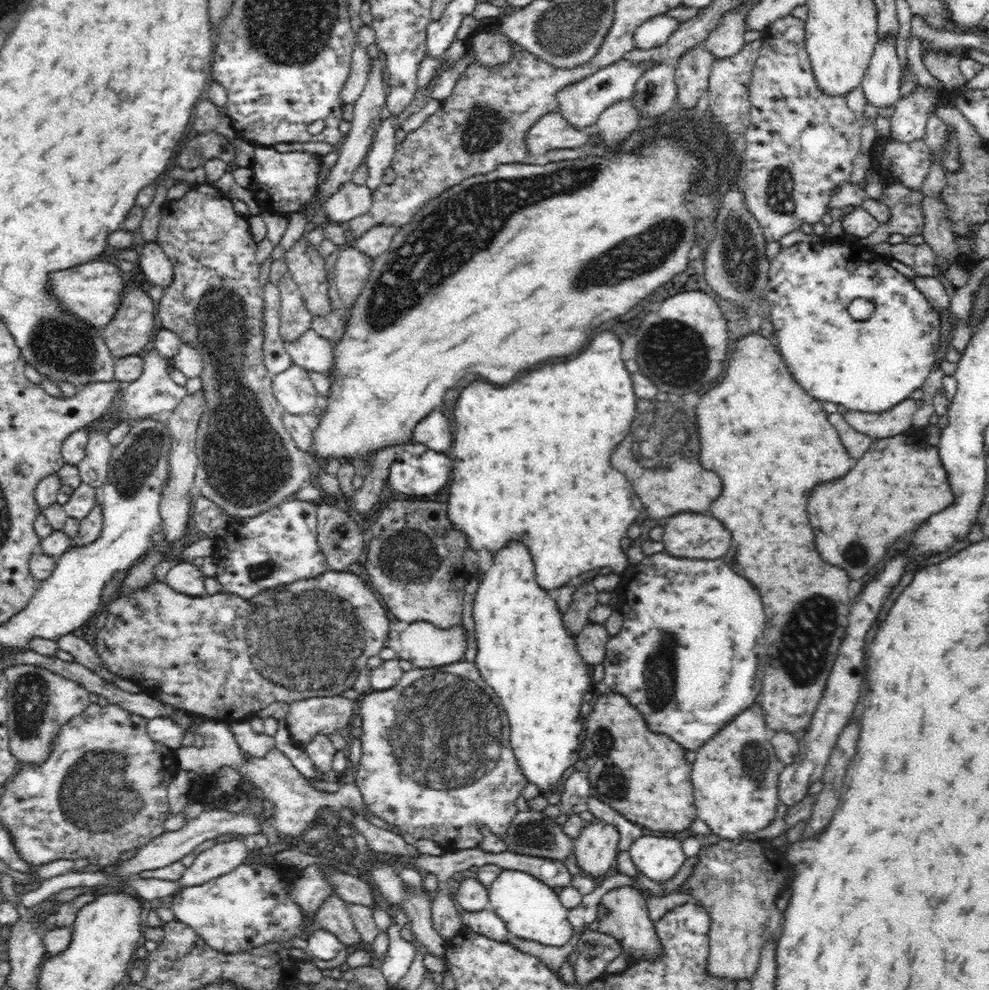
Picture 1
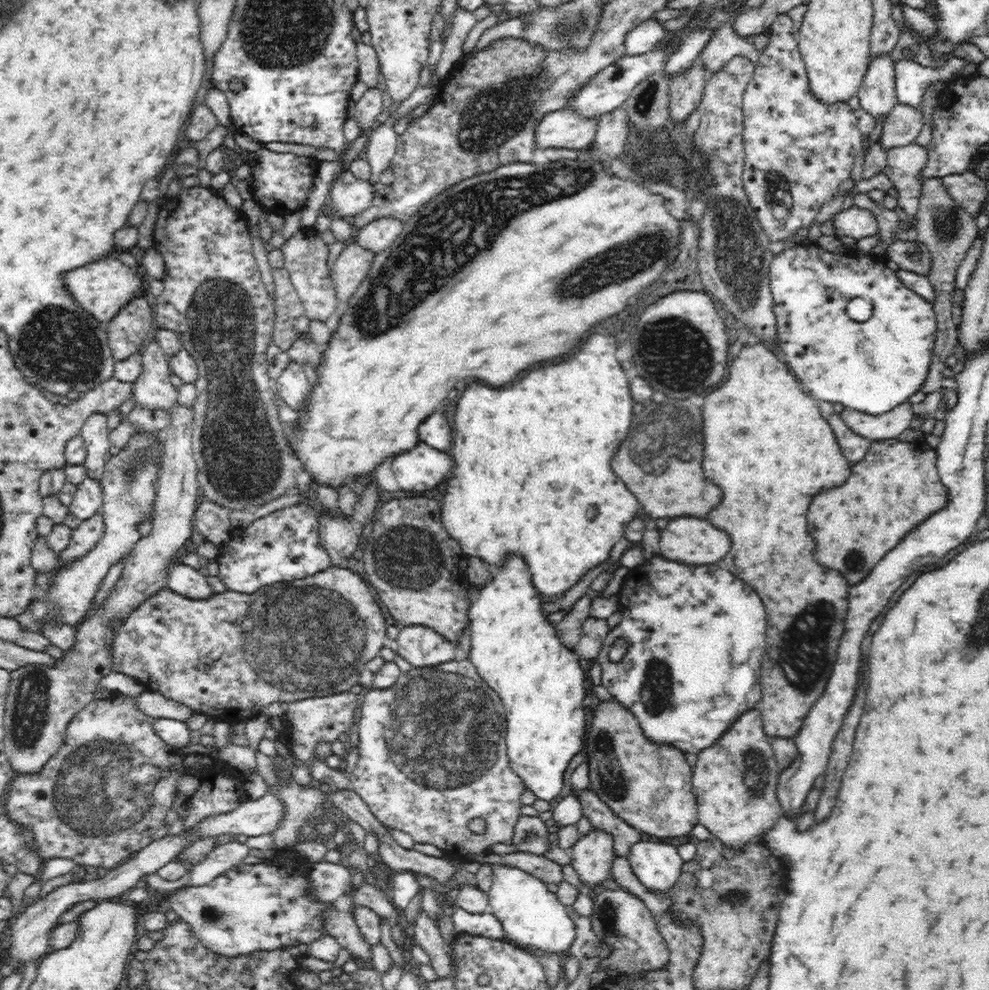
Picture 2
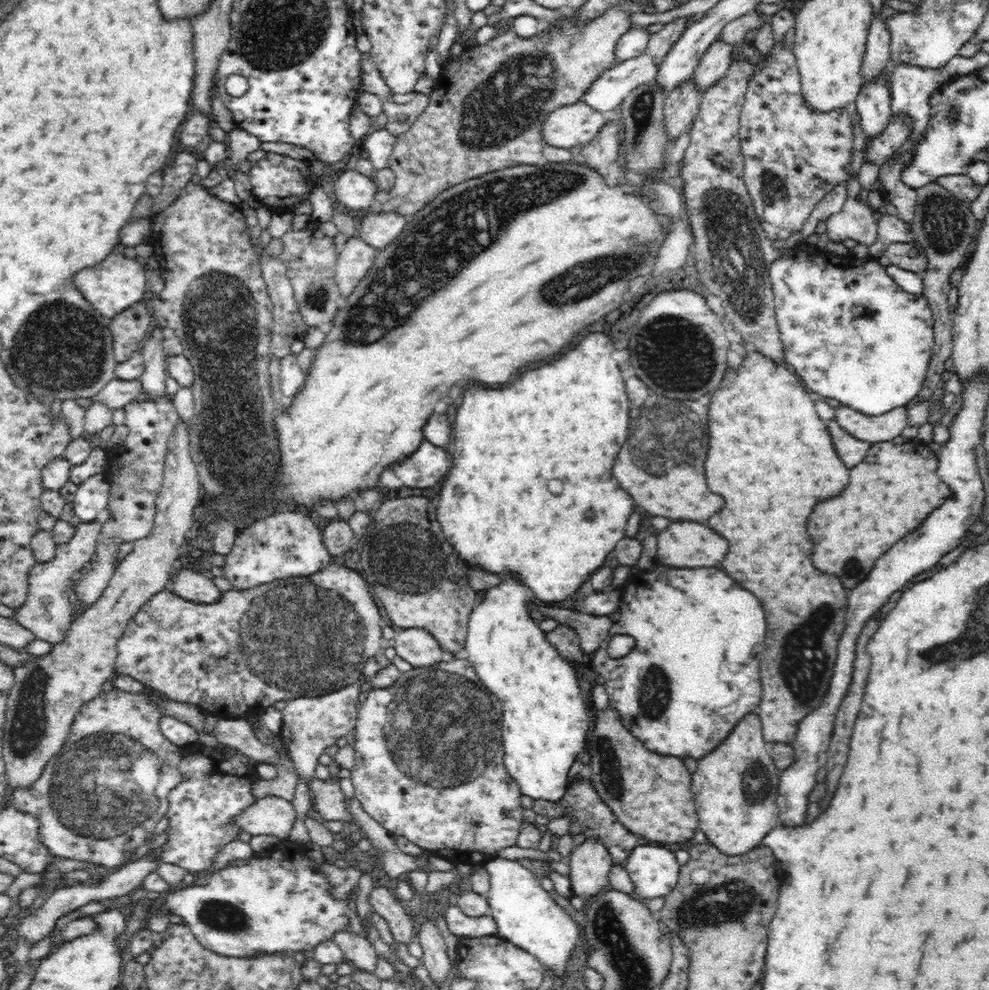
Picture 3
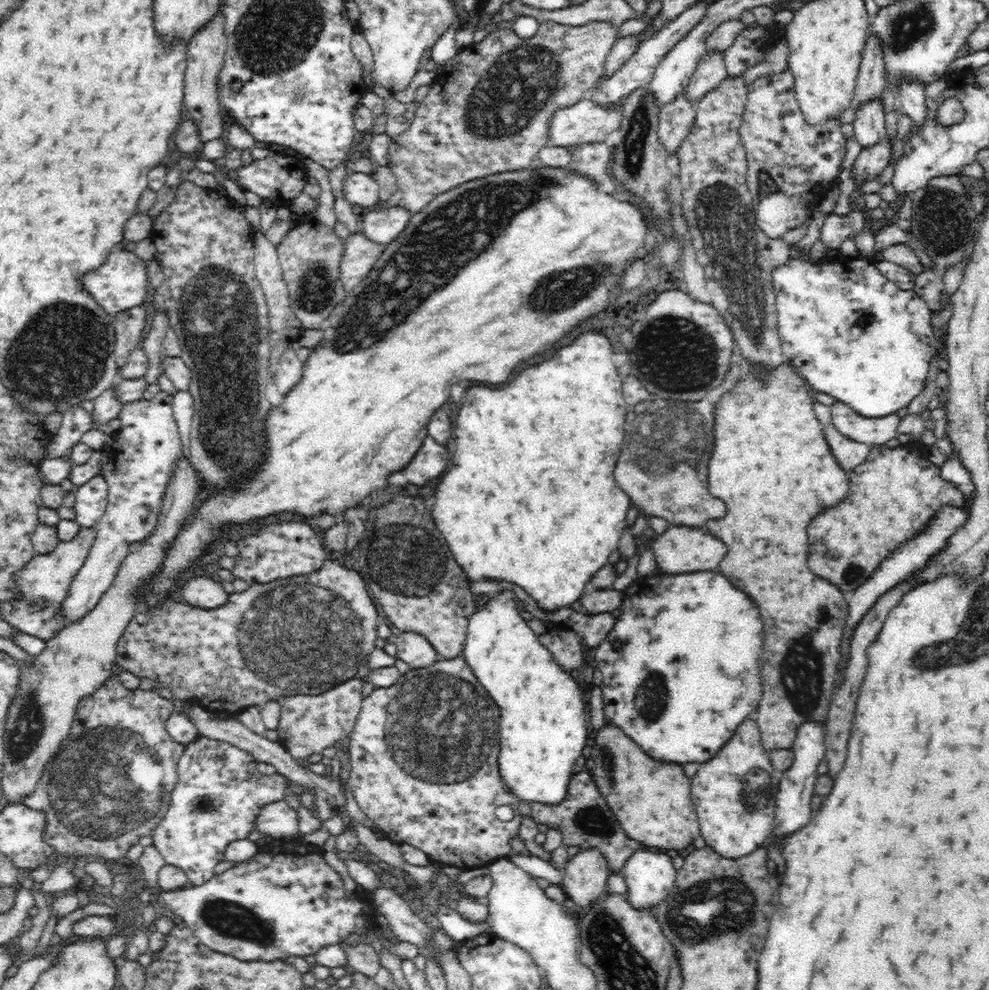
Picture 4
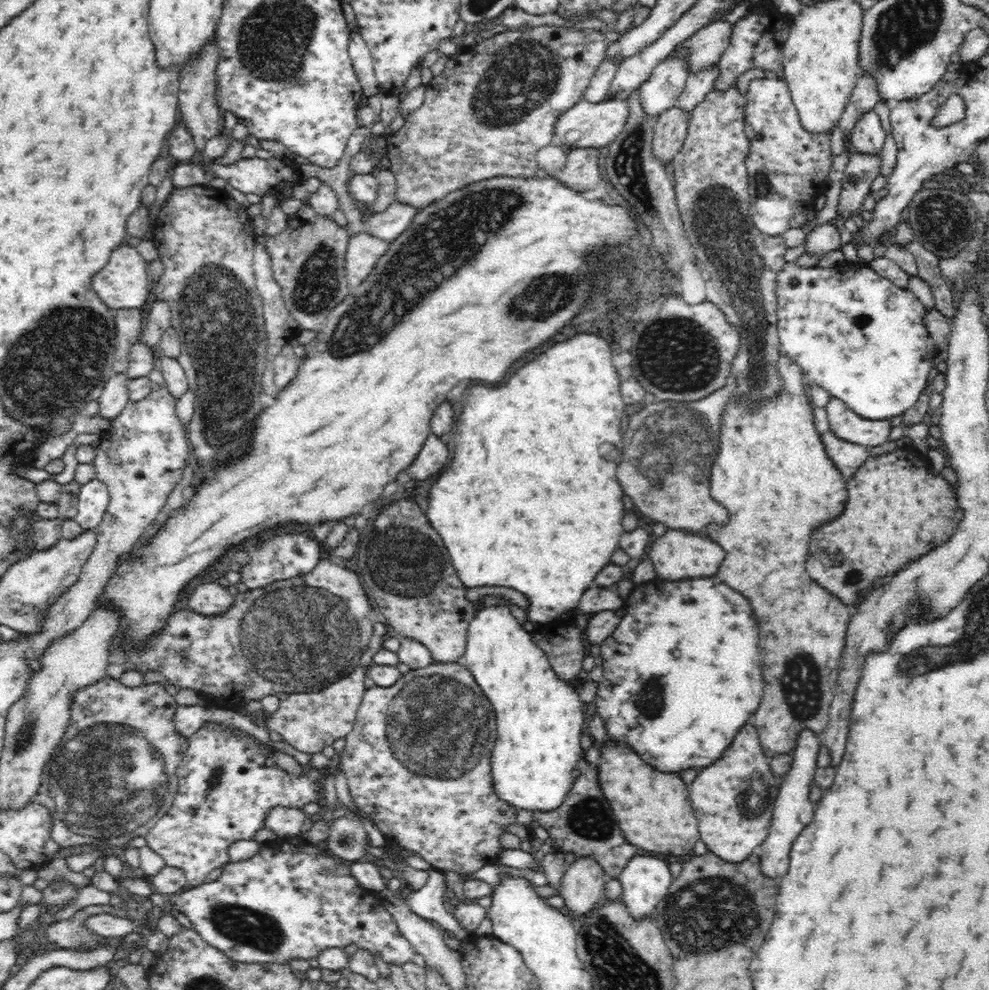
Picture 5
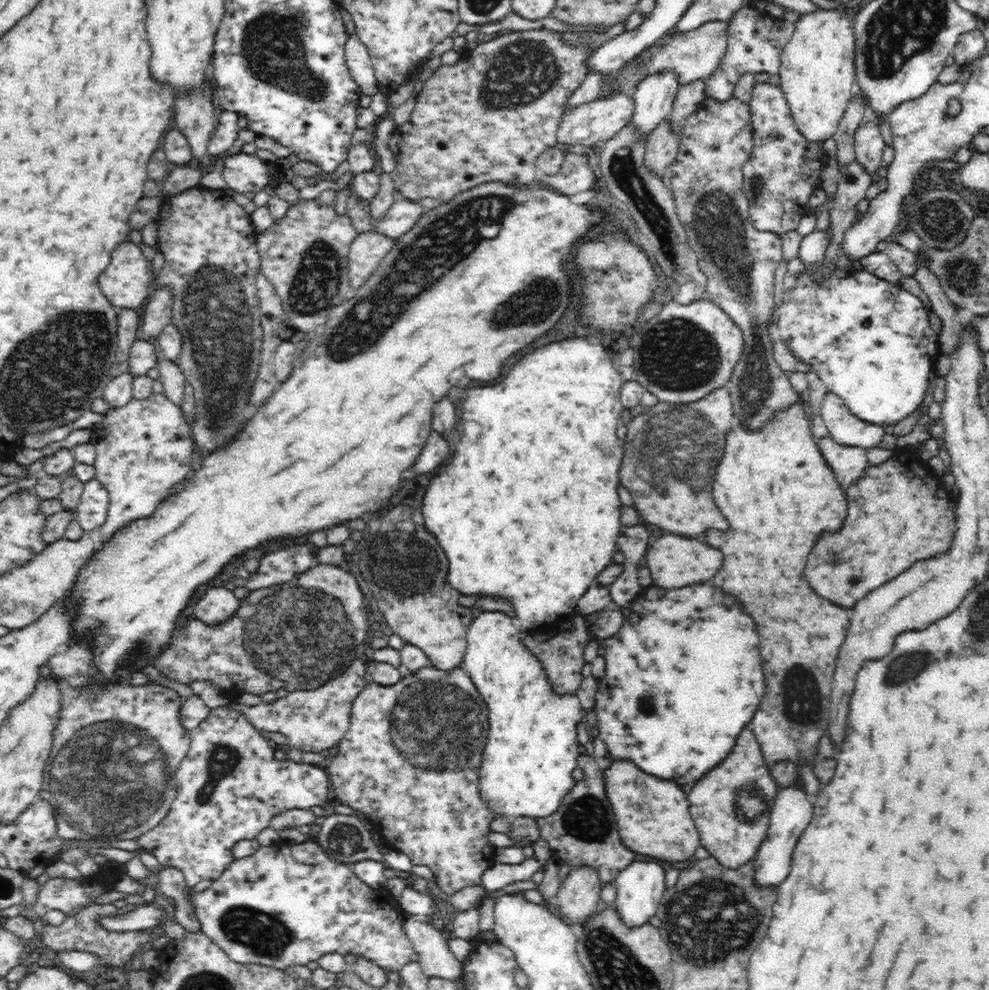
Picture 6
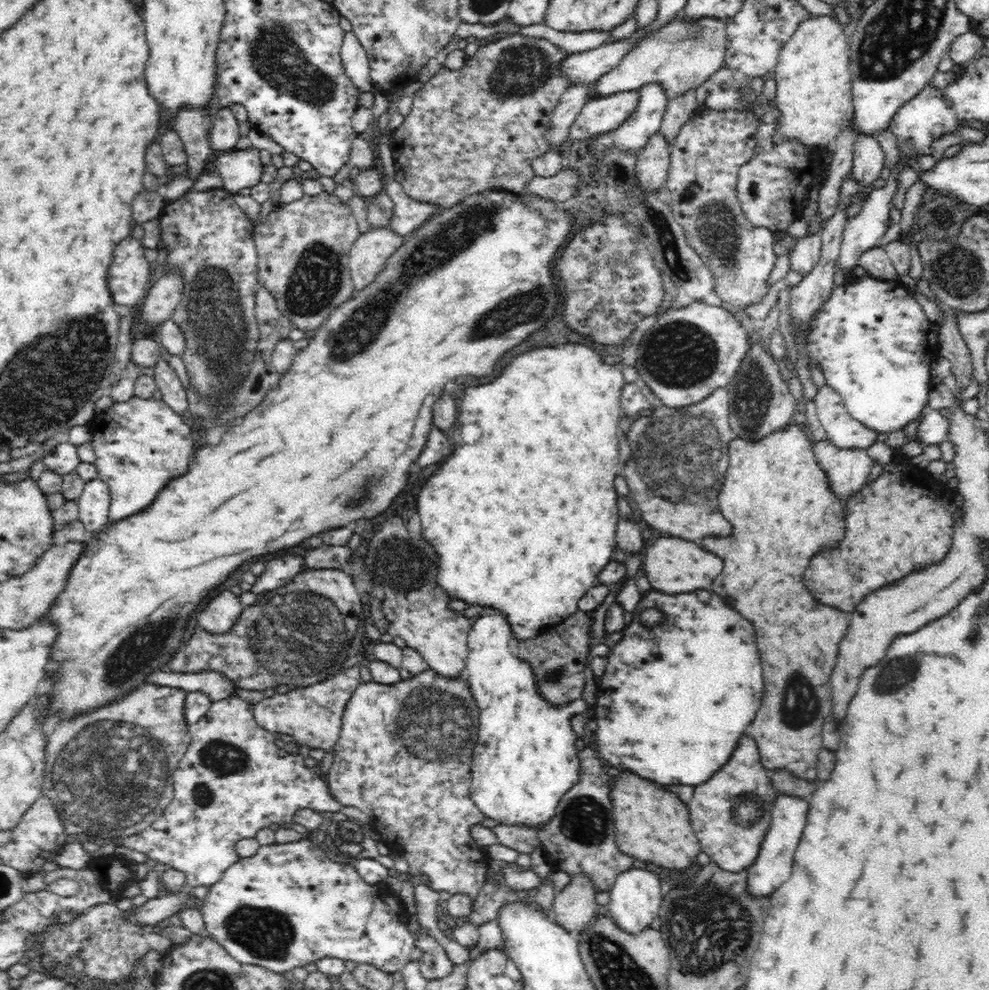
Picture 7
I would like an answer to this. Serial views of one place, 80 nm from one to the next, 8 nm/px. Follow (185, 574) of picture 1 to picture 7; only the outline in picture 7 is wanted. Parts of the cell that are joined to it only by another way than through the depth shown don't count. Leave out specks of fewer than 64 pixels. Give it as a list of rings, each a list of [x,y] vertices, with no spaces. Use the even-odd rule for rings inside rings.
[[[220,592],[216,598],[210,599],[203,610],[197,611],[196,620],[198,620],[199,628],[224,634],[232,630],[232,626],[236,624],[244,608],[240,598],[232,592]]]

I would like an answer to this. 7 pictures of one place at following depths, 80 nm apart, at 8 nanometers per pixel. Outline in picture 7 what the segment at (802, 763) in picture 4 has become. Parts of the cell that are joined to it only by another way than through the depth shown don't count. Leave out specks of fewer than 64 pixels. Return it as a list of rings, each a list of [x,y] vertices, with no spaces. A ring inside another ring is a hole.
[[[778,794],[771,813],[768,832],[762,842],[758,858],[747,869],[747,891],[753,898],[772,894],[780,884],[784,884],[790,878],[793,856],[806,826],[808,810],[810,810],[810,806],[807,798],[800,799],[800,797]]]

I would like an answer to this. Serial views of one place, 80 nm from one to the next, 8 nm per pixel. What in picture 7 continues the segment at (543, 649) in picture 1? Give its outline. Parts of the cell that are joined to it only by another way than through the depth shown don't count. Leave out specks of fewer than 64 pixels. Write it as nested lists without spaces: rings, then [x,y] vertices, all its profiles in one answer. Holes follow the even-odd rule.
[[[500,613],[477,617],[465,636],[467,649],[463,676],[478,705],[478,740],[473,748],[471,798],[487,818],[498,825],[533,826],[539,830],[555,816],[562,799],[579,781],[580,741],[570,725],[574,714],[584,714],[586,700],[572,700],[570,704],[550,704],[539,693],[532,667],[512,650],[512,629]]]

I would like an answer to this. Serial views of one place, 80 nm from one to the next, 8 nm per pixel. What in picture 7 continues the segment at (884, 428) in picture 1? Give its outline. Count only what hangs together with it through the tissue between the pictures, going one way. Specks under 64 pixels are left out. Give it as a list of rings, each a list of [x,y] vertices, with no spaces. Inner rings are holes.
[[[823,385],[818,389],[813,401],[827,439],[838,448],[867,449],[877,442],[879,434],[852,418],[840,394],[832,387]]]

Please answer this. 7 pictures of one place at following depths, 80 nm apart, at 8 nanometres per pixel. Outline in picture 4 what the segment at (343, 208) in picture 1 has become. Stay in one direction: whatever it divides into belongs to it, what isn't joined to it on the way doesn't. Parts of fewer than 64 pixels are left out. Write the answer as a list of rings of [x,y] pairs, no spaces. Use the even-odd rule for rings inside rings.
[[[350,170],[344,178],[342,195],[352,205],[373,206],[379,200],[379,184],[372,178],[372,175]]]

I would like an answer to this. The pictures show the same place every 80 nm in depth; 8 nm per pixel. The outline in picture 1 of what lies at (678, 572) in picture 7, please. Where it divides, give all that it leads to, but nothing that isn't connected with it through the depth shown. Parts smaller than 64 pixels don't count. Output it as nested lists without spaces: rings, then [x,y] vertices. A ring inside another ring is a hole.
[[[682,512],[682,514],[668,517],[666,526],[664,526],[662,542],[664,542],[664,550],[670,556],[694,558],[694,560],[714,560],[728,552],[732,538],[730,538],[730,532],[718,520],[704,516],[704,514]]]

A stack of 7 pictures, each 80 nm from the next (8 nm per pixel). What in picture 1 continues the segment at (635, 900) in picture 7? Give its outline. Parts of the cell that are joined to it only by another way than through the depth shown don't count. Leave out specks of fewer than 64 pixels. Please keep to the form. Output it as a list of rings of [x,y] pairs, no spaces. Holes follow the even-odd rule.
[[[666,834],[643,835],[628,852],[636,868],[657,883],[674,878],[687,858],[680,840]]]

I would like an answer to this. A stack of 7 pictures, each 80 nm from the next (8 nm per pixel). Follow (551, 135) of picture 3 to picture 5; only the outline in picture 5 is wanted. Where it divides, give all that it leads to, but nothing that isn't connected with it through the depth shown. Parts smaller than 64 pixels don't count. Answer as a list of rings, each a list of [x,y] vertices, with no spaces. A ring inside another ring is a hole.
[[[615,97],[607,98],[598,103],[580,100],[556,118],[553,132],[554,143],[567,144],[573,148],[600,147],[605,149],[607,144],[611,143],[624,130],[628,116],[630,116],[628,105],[628,100],[620,100],[620,98]]]

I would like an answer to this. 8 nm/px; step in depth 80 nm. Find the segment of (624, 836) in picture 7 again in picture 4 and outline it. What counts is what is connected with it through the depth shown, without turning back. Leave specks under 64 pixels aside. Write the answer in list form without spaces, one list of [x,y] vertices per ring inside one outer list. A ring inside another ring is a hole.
[[[607,721],[596,732],[592,760],[594,766],[590,770],[591,776],[629,839],[636,840],[636,843],[650,850],[668,851],[686,849],[698,838],[698,816],[690,800],[690,780],[684,776],[682,766],[650,758],[627,734]]]

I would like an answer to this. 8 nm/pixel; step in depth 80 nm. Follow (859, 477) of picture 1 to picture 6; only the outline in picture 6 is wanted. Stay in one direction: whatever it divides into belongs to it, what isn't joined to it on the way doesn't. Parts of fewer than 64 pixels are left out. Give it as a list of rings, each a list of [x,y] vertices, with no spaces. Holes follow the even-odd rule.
[[[892,455],[879,465],[869,465],[868,468],[864,470],[864,474],[862,474],[862,476],[864,476],[862,480],[852,482],[850,488],[845,488],[844,491],[848,494],[848,518],[844,520],[844,526],[840,528],[840,532],[836,532],[836,534],[832,534],[832,536],[826,534],[824,538],[820,538],[820,540],[816,542],[816,546],[814,546],[812,554],[810,554],[810,558],[808,558],[808,564],[806,564],[806,572],[804,572],[804,576],[806,576],[806,580],[808,580],[808,584],[816,590],[816,594],[820,594],[822,598],[826,598],[826,600],[830,600],[830,602],[834,602],[834,604],[838,604],[838,606],[850,610],[851,607],[853,607],[860,599],[863,599],[871,590],[878,588],[878,586],[882,586],[882,584],[886,584],[886,582],[892,580],[892,578],[896,578],[898,574],[902,574],[904,570],[908,570],[914,562],[918,562],[918,560],[926,560],[926,558],[932,558],[932,556],[938,556],[938,554],[946,552],[946,550],[951,547],[956,530],[955,498],[944,488],[940,477],[928,476],[928,479],[926,479],[924,474],[925,469],[919,473],[913,471],[912,466],[902,464],[895,455]]]

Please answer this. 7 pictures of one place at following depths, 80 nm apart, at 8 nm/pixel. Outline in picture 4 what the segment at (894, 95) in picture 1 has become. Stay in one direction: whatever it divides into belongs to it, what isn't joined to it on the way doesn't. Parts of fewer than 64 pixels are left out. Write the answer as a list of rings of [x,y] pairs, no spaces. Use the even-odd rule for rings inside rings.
[[[880,99],[867,101],[864,105],[856,108],[853,138],[863,149],[870,148],[886,138],[885,114]]]

